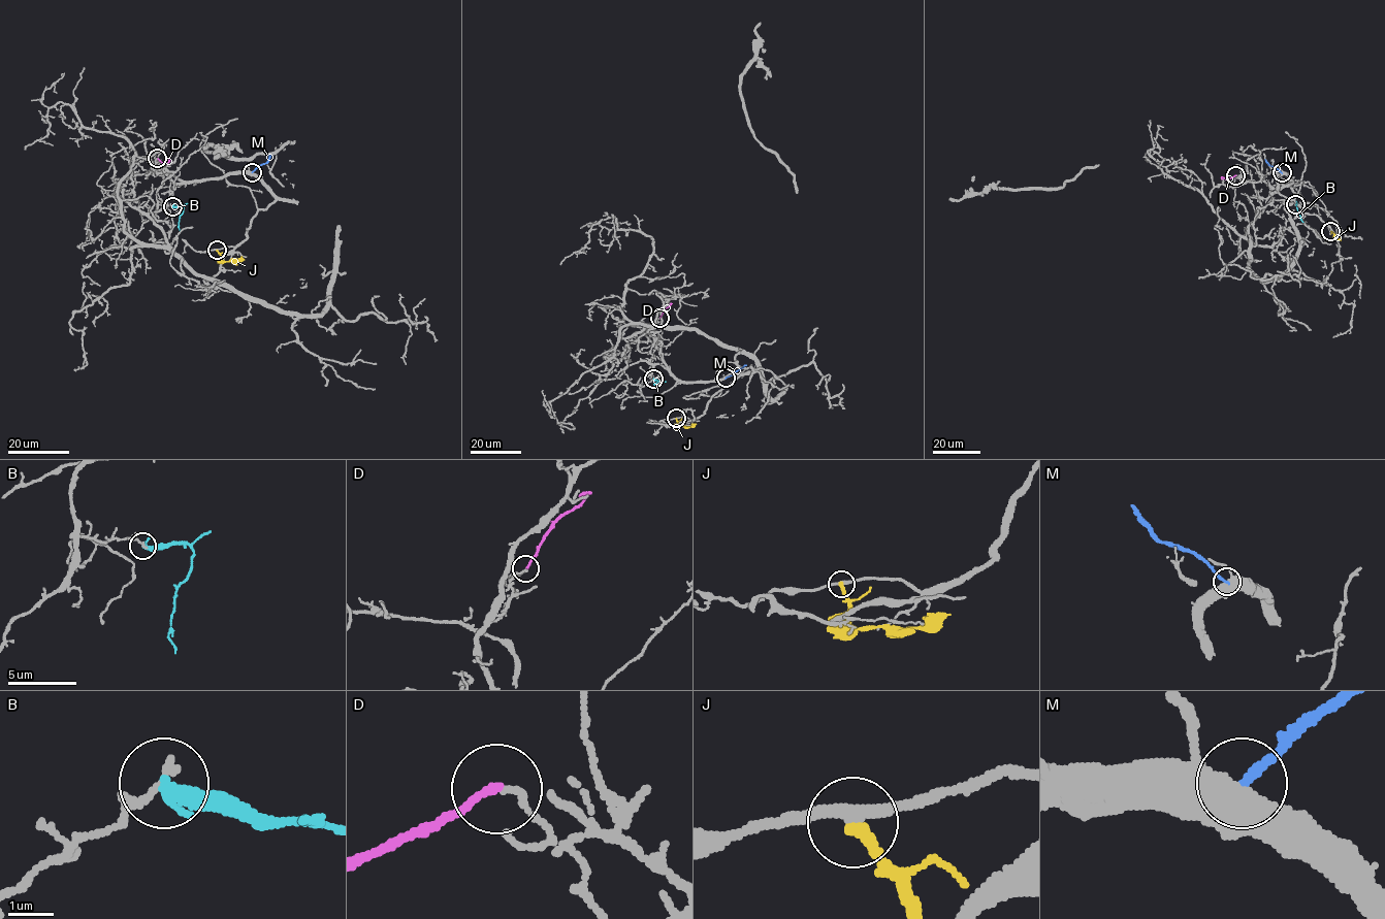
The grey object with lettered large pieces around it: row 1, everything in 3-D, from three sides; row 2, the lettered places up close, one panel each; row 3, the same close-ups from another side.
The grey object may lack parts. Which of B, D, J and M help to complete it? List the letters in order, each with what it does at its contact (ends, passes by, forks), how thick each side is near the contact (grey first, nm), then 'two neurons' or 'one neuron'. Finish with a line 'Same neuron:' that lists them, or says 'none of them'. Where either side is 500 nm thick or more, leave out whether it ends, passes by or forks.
B: it ends | 200/360 nm | two neurons
D: it ends | 120/160 nm | two neurons
J: it ends | 240/260 nm | two neurons
M: it ends | 400/220 nm | two neurons
Same neuron: none of them

